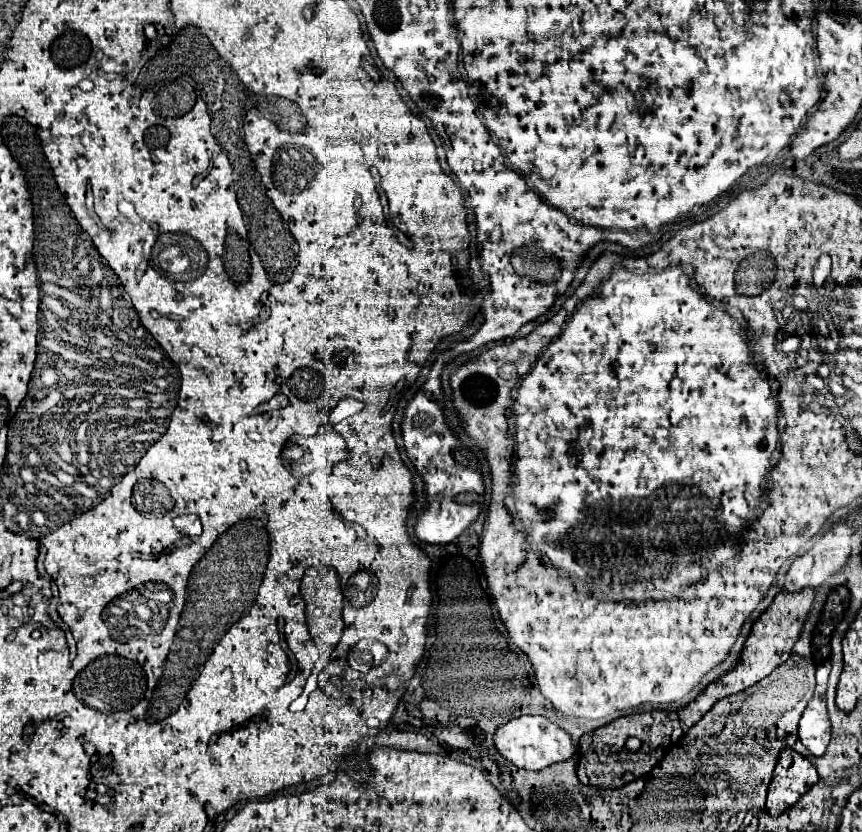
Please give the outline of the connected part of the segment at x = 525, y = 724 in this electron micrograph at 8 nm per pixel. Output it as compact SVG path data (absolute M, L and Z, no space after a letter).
M519 716L509 720L505 726L497 730L495 746L505 760L525 770L543 770L555 762L569 760L577 754L577 746L573 744L569 732L565 732L545 716Z

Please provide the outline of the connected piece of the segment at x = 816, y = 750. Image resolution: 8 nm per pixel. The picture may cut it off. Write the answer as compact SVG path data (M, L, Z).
M817 680L815 696L807 704L799 722L799 738L805 744L805 748L815 756L825 754L827 744L831 740L829 716L827 716L827 706L825 706L825 684L827 682Z

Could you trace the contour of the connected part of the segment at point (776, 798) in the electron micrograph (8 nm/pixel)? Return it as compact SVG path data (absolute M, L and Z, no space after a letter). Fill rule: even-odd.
M783 748L767 792L767 812L779 816L819 780L815 766L793 748Z

